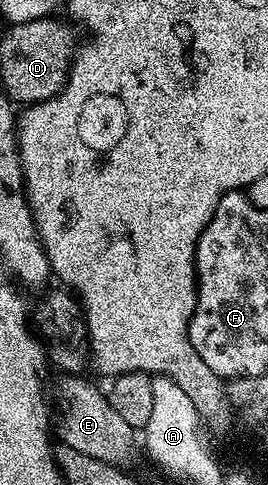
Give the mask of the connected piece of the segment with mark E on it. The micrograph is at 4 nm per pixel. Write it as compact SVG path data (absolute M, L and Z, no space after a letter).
M64 374L60 376L61 380L56 384L56 400L60 403L60 412L58 408L58 428L60 424L59 439L70 445L74 450L82 450L82 454L90 454L90 458L98 458L98 462L112 464L115 468L127 469L128 464L136 460L136 444L138 448L138 432L130 426L130 422L124 421L122 417L110 406L108 397L103 387L99 388L96 384L84 380L80 374Z

